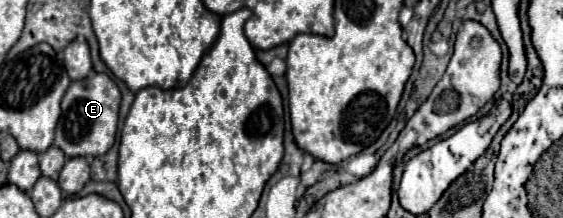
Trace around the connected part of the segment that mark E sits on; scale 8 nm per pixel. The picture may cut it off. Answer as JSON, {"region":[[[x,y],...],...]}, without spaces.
{"region":[[[93,73],[83,81],[73,81],[61,101],[61,117],[55,131],[55,147],[67,157],[97,157],[107,153],[117,135],[121,91],[107,73]]]}

